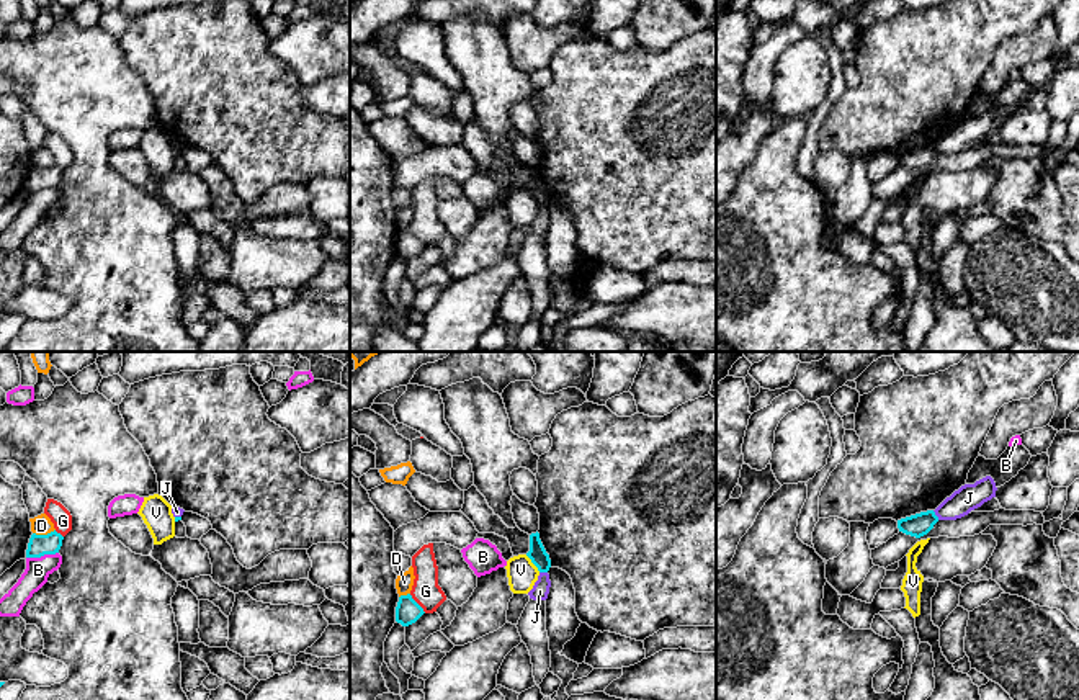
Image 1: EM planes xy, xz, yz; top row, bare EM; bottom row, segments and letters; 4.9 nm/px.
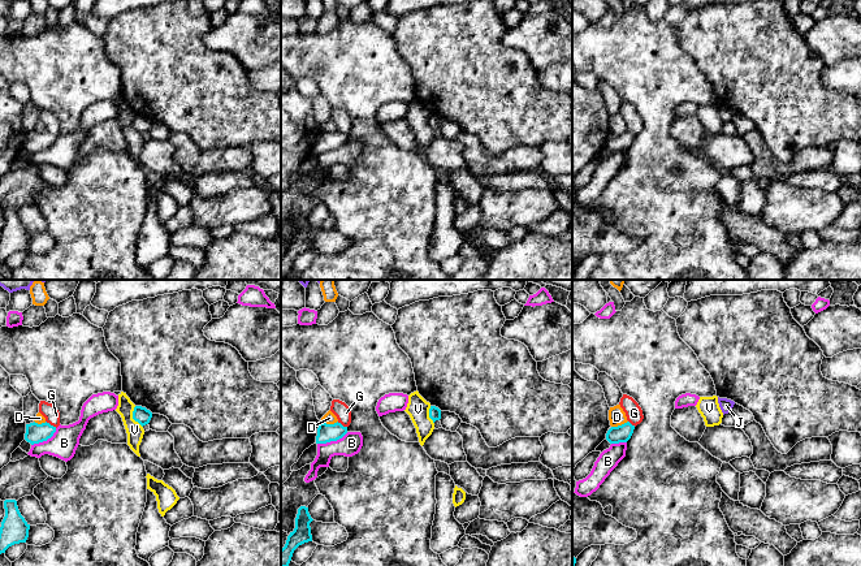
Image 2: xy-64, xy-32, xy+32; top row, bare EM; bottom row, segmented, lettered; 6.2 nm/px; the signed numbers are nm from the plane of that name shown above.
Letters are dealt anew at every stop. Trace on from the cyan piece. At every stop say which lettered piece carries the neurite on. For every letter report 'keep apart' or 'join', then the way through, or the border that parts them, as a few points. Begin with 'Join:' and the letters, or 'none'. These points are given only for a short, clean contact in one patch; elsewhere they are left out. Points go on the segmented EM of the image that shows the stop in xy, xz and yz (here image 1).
Join: none
B: keep apart | along xy (58, 551), (26, 558)
D: keep apart
G: keep apart
J: keep apart | along yz (932, 511), (939, 519)
V: keep apart | along xz (525, 555), (540, 571)

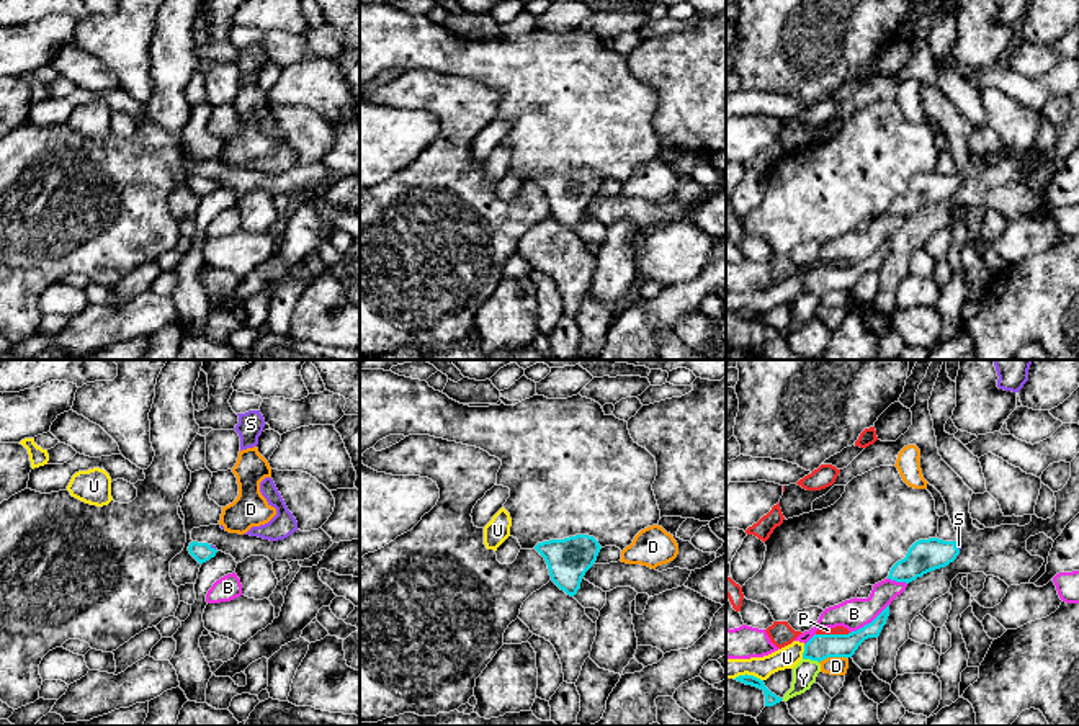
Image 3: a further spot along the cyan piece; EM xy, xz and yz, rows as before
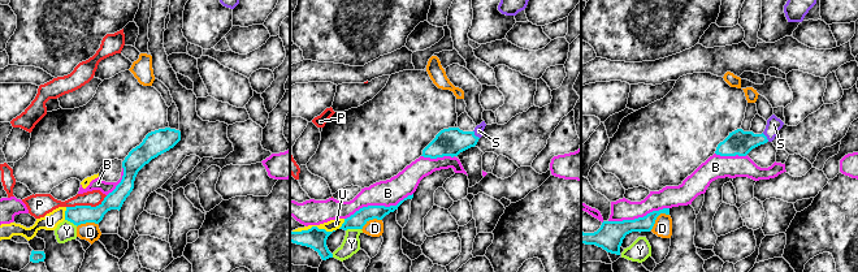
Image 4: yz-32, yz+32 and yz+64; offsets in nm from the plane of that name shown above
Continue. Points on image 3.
Join: S
B: keep apart
D: keep apart | along yz (847, 658), (824, 658), (819, 663)
P: keep apart
S: join | across yz (926, 555), (944, 553), (955, 546), (958, 545)
U: keep apart
Y: keep apart | along yz (803, 658), (818, 663)

